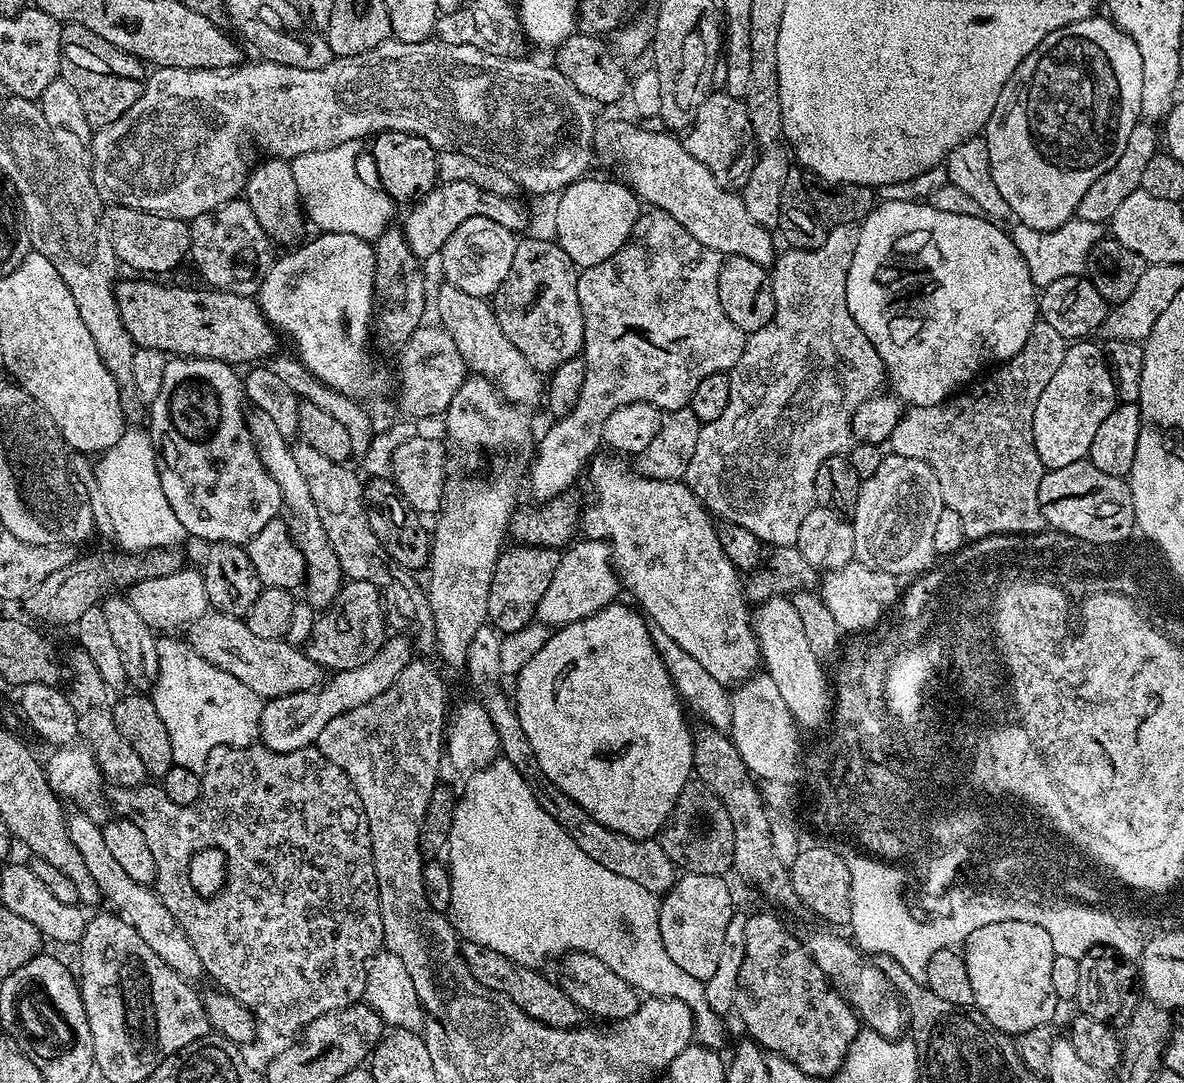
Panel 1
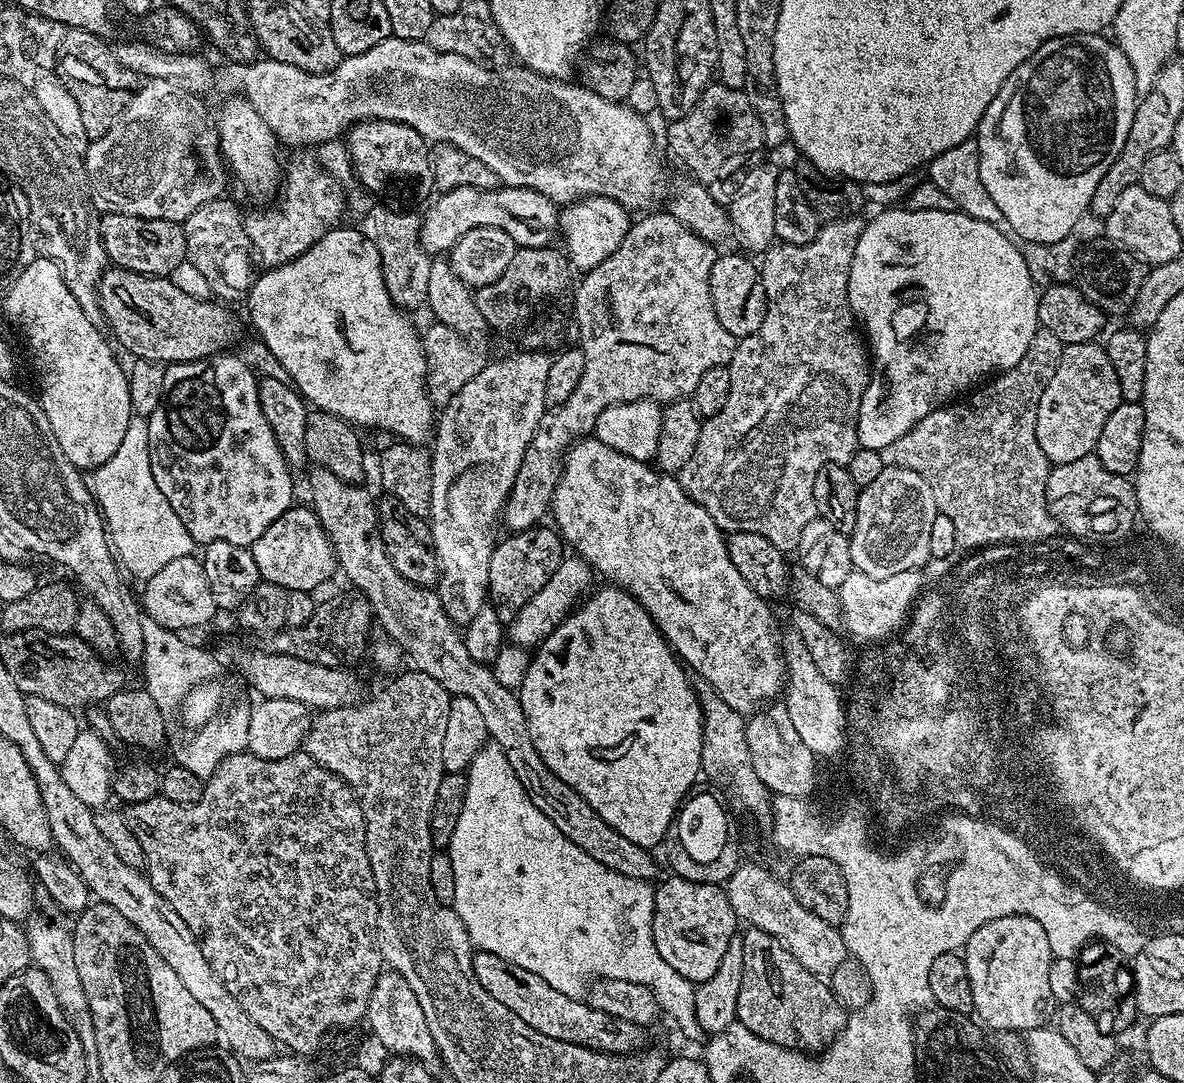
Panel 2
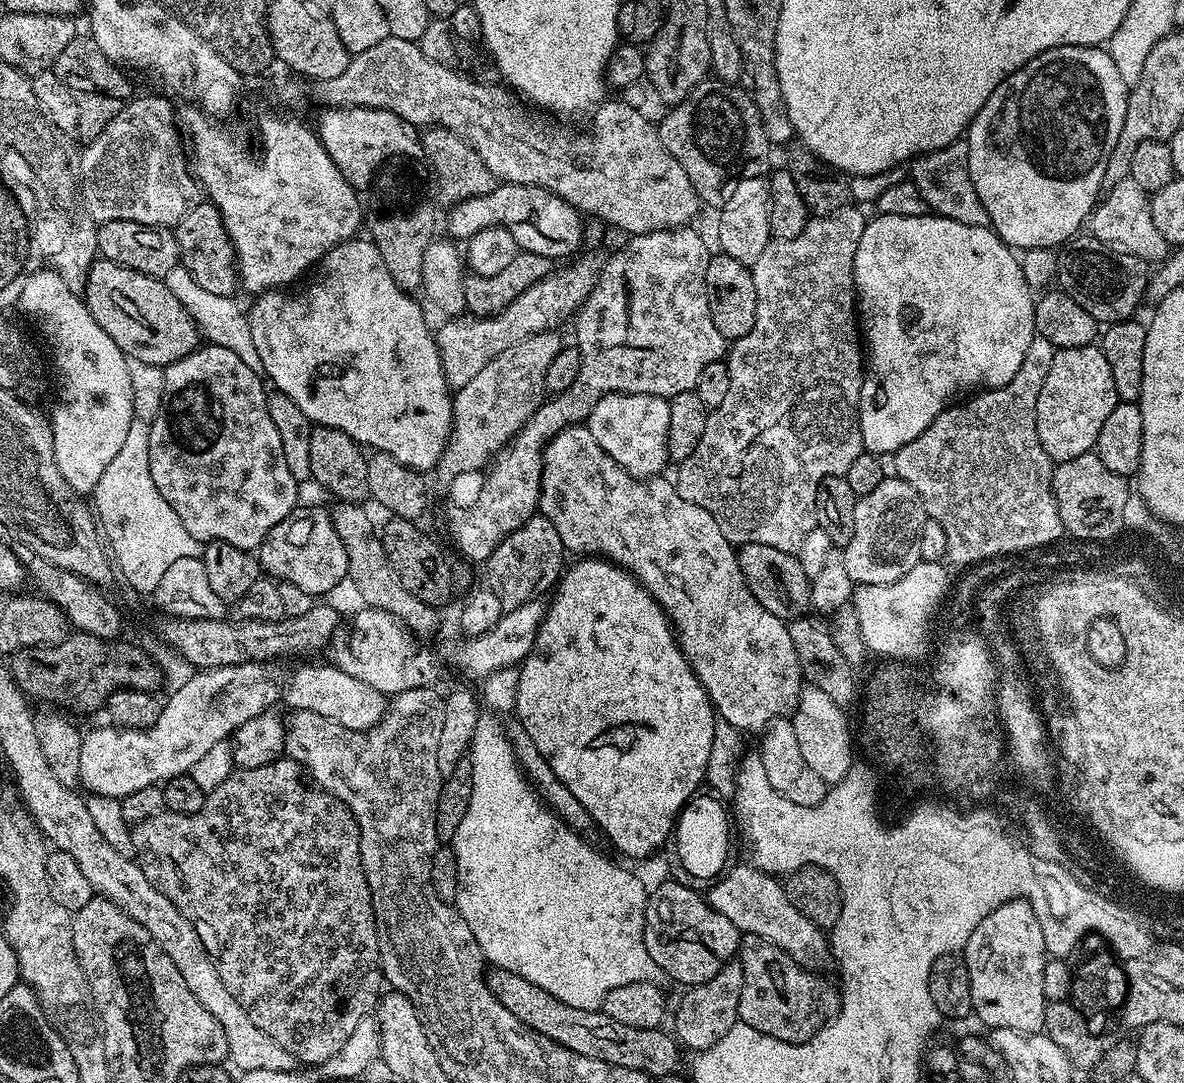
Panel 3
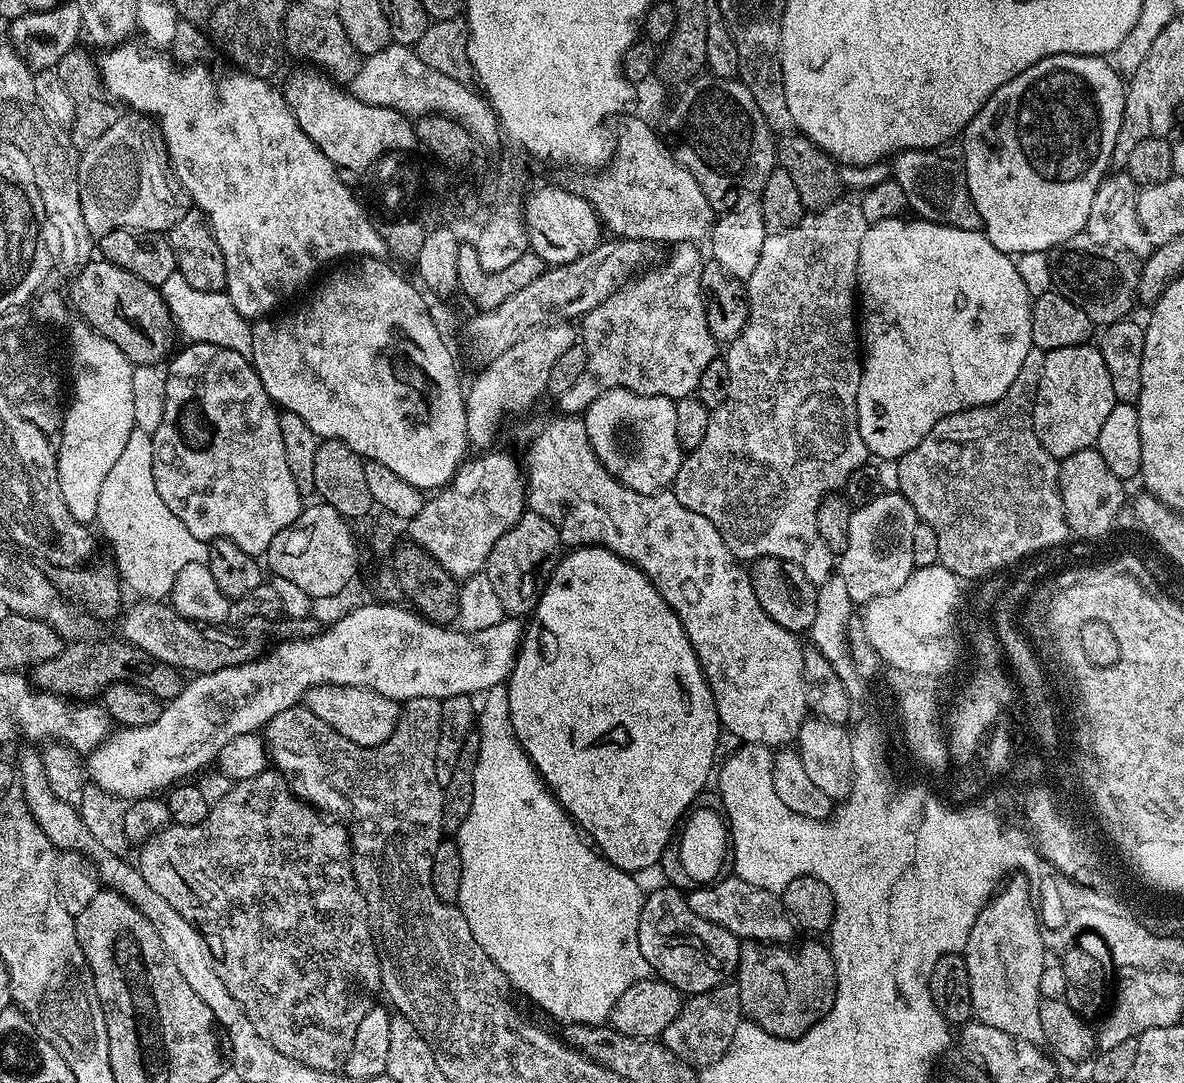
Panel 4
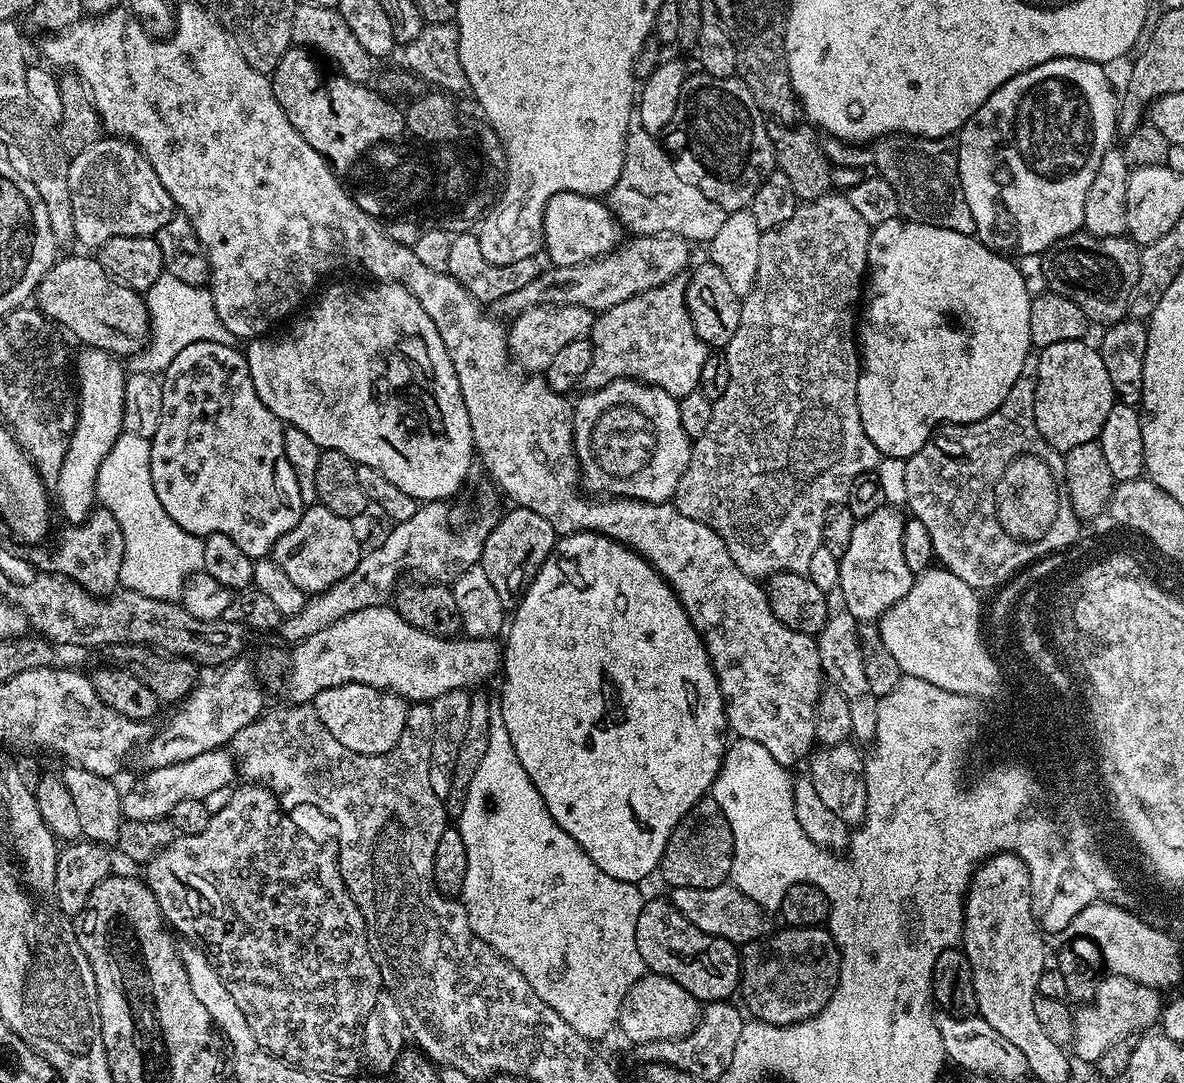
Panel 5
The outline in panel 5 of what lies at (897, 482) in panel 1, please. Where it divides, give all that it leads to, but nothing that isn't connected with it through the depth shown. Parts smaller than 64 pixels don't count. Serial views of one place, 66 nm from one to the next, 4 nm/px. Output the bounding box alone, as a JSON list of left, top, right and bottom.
[839,506,914,622]

